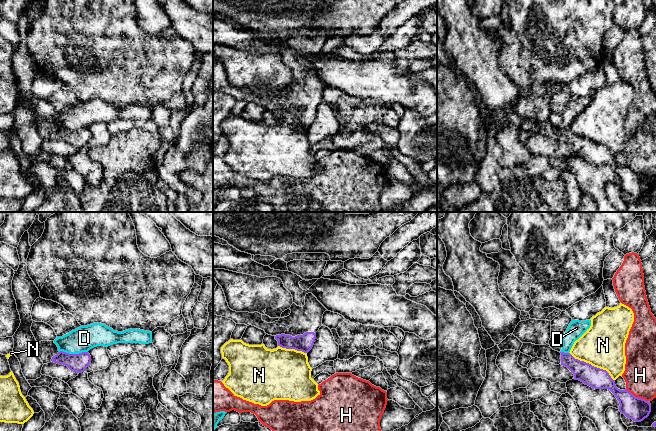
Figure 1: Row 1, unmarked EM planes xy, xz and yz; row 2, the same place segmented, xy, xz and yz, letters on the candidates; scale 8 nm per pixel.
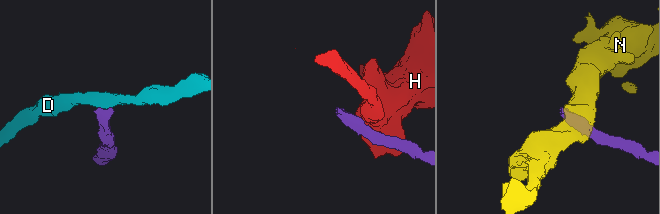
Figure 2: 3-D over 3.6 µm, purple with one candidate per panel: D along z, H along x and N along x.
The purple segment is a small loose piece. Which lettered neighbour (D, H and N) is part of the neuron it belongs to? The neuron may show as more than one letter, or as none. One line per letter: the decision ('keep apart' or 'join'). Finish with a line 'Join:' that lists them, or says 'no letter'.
D: keep apart
H: keep apart
N: keep apart
Join: no letter

